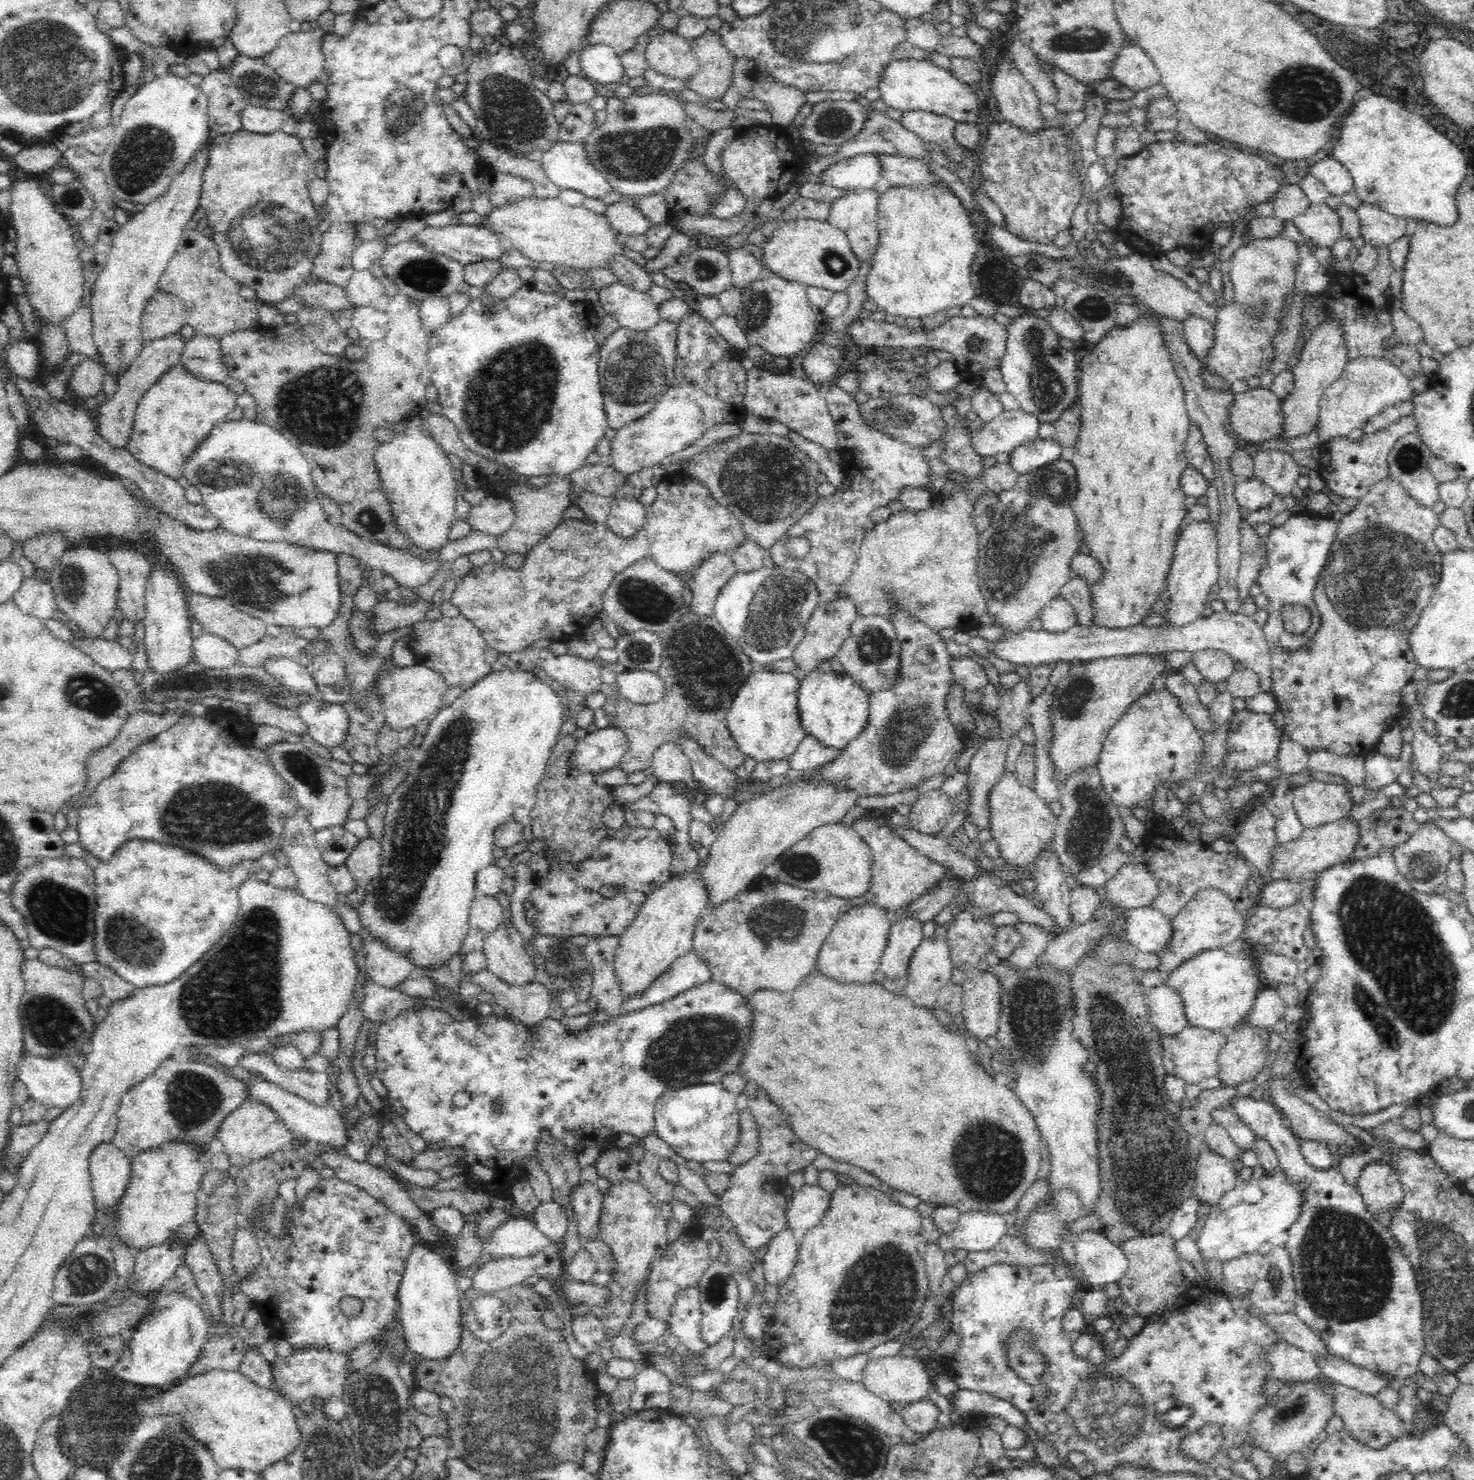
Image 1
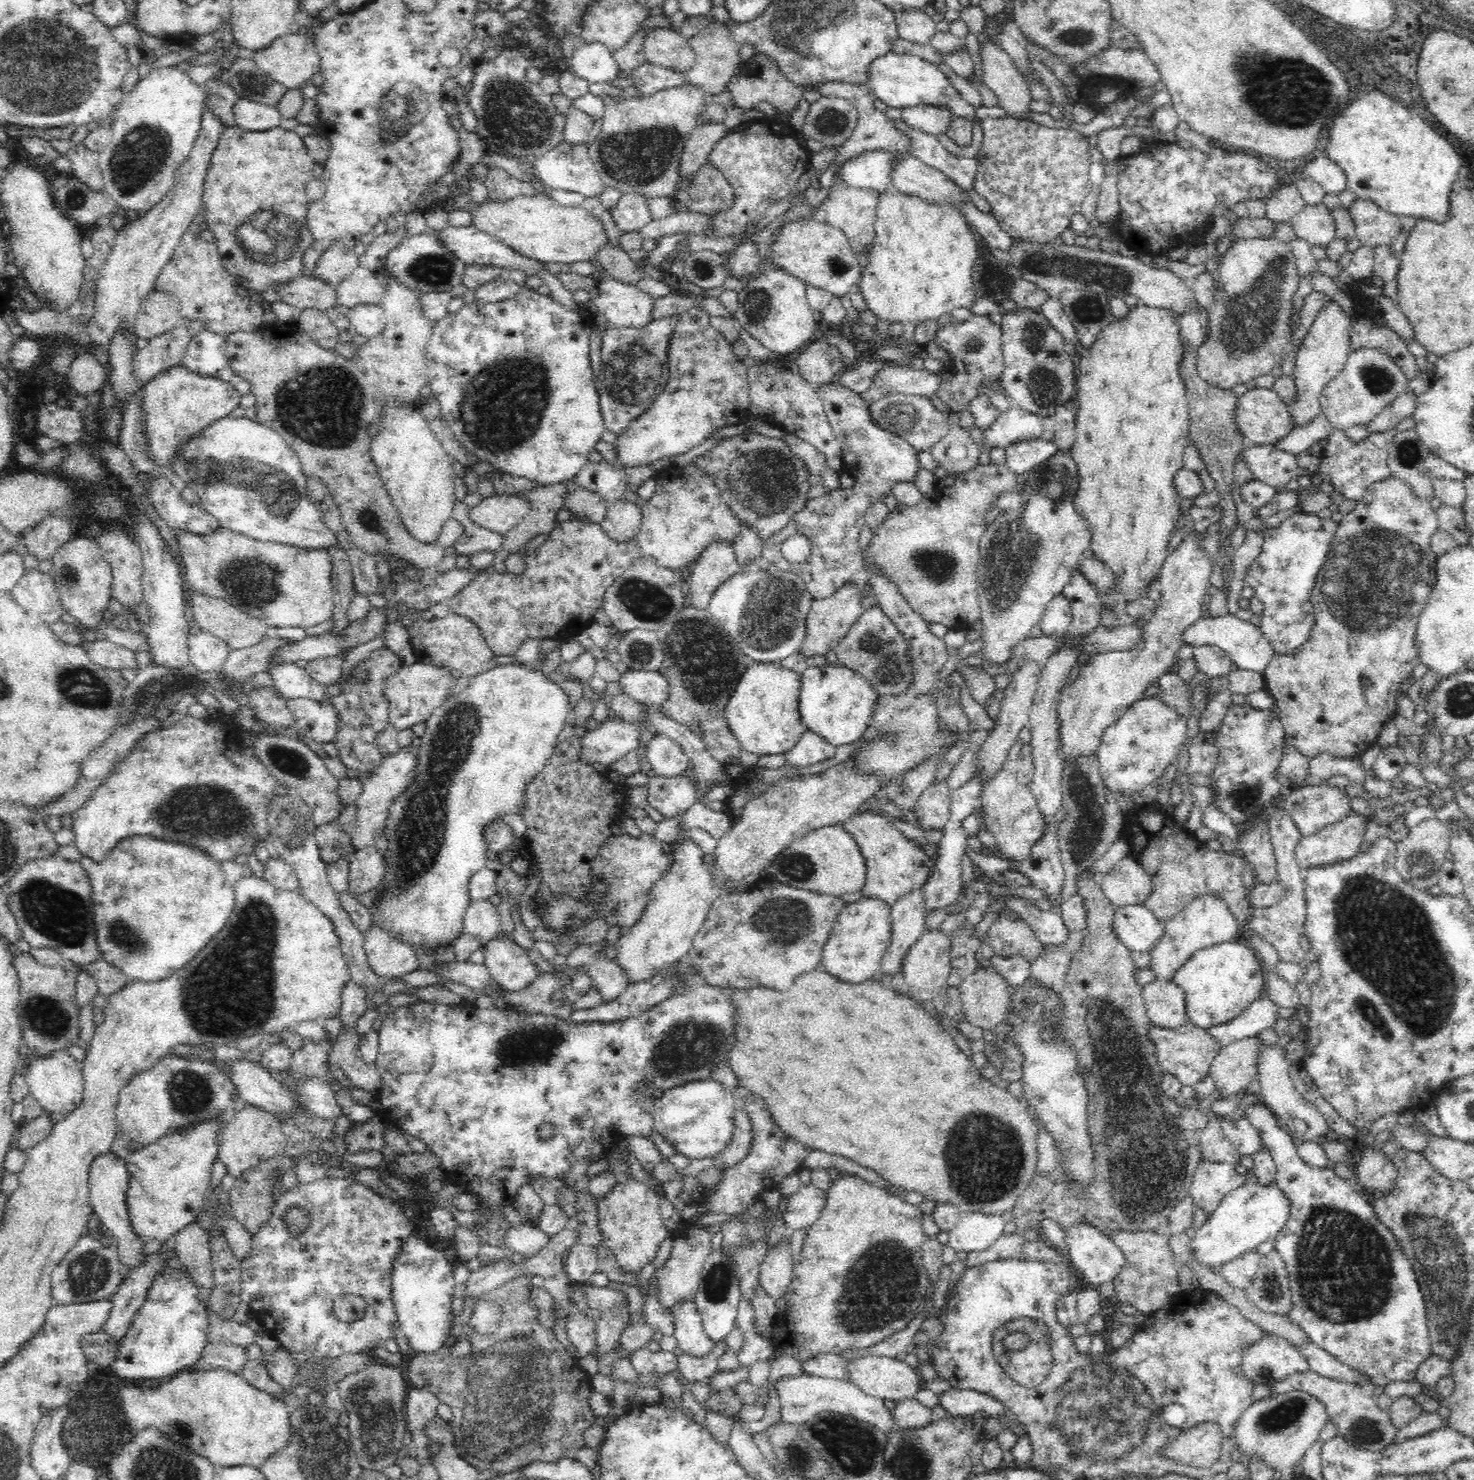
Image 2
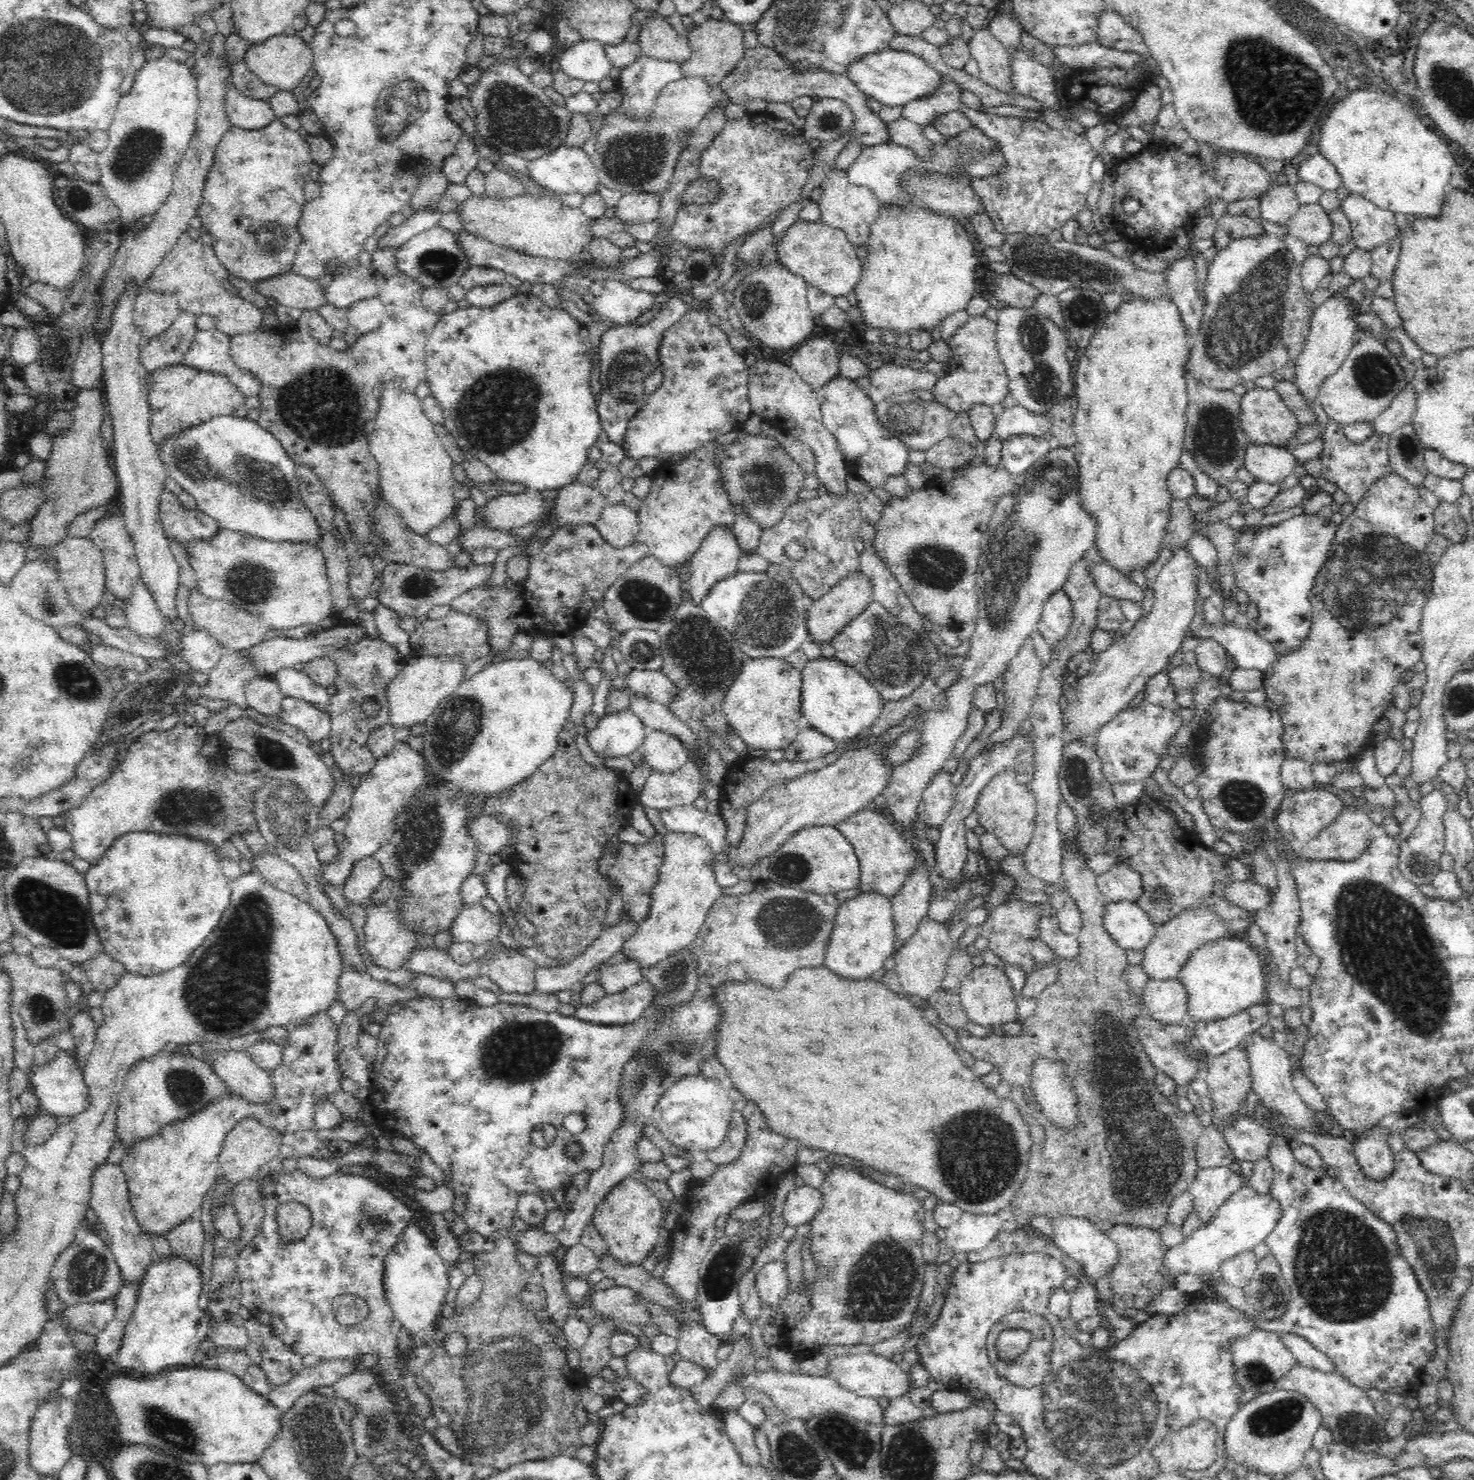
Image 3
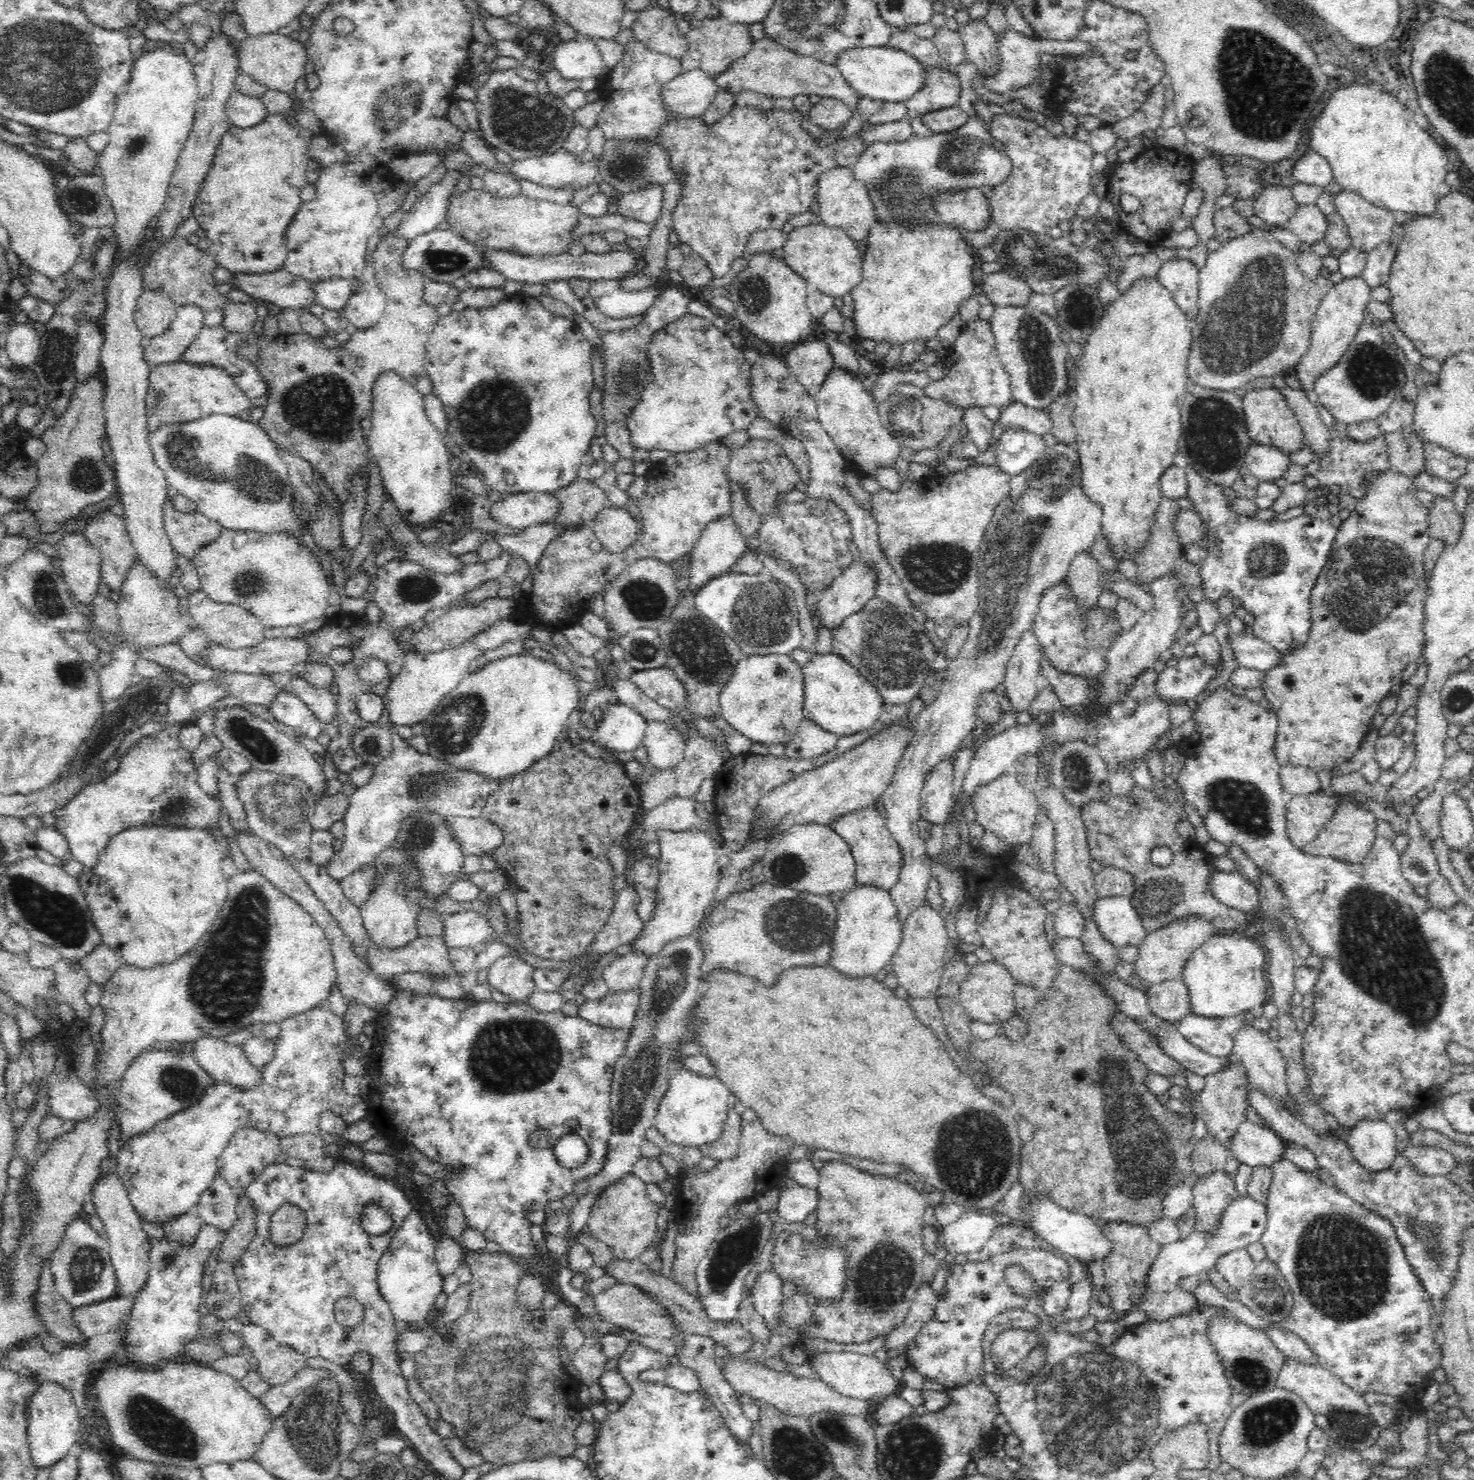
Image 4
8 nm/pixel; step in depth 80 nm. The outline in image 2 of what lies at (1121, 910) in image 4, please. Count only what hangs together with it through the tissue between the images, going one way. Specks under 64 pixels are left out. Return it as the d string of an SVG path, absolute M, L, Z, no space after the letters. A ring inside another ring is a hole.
M1144 905L1118 907L1113 926L1132 952L1151 952L1165 938L1165 921Z

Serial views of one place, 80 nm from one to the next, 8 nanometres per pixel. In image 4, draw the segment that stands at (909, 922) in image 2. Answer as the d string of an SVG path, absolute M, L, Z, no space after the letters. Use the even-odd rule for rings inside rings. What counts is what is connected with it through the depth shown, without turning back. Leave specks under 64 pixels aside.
M1058 443L1053 448L1047 448L1044 454L1041 455L1041 458L1036 461L1031 468L1028 468L1027 471L1022 472L1021 474L1013 476L1011 479L1010 495L1006 499L1002 499L1002 502L1000 502L1000 504L998 504L995 508L988 528L986 529L986 534L984 535L984 542L982 542L982 556L980 556L979 605L978 610L976 610L976 614L970 618L970 623L968 624L969 632L965 640L965 644L960 649L957 658L948 664L945 671L941 672L942 679L938 687L936 687L937 692L935 701L926 706L926 708L924 708L919 715L916 716L914 734L911 736L906 748L904 748L902 756L896 765L890 786L883 792L883 795L880 798L885 808L886 823L888 823L890 831L894 833L894 837L898 839L898 843L902 845L902 853L904 853L904 866L902 866L902 870L900 870L900 880L898 880L897 884L894 884L893 890L890 890L889 892L891 898L896 904L898 920L900 920L900 927L902 927L902 930L904 930L907 920L911 918L911 915L914 915L917 911L920 911L927 904L929 882L933 877L931 873L931 864L929 861L930 855L926 853L926 847L924 847L925 842L918 837L920 832L918 820L921 819L920 794L922 792L922 788L924 788L924 784L926 784L926 780L928 780L930 772L933 772L934 767L944 762L946 758L949 758L952 752L957 751L963 739L979 723L977 718L978 695L985 690L994 690L994 688L996 688L996 686L1002 683L1005 679L1008 662L1010 658L1012 658L1014 650L1016 650L1018 643L1021 642L1022 636L1025 636L1033 630L1032 626L1034 626L1034 620L1036 620L1036 616L1038 616L1038 606L1040 606L1042 596L1044 596L1050 588L1054 588L1054 586L1058 586L1058 584L1065 582L1065 578L1068 575L1073 561L1081 553L1090 551L1090 546L1094 544L1094 540L1096 540L1096 537L1099 536L1098 533L1101 531L1101 518L1103 517L1101 509L1098 505L1094 505L1092 501L1088 501L1088 499L1086 499L1086 495L1084 495L1084 492L1082 491L1081 474L1082 468L1080 467L1080 460L1078 459L1078 448L1076 447L1076 444L1073 443L1070 445L1064 445Z

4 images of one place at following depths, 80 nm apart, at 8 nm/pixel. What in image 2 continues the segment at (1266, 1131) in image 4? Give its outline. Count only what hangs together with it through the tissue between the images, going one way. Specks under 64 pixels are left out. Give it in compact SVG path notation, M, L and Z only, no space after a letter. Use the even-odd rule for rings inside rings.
M1219 1115L1217 1117L1221 1121L1226 1137L1235 1147L1238 1147L1241 1155L1253 1155L1263 1146L1258 1130L1250 1124L1248 1119L1241 1117L1232 1123L1228 1119L1222 1119Z

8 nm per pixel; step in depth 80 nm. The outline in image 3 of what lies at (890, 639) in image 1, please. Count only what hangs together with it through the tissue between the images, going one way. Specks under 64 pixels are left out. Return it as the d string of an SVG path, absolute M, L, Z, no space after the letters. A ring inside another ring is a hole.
M874 600L866 610L831 642L835 657L860 673L881 694L884 703L910 697L925 676L919 670L923 654L917 636L900 624L879 602Z

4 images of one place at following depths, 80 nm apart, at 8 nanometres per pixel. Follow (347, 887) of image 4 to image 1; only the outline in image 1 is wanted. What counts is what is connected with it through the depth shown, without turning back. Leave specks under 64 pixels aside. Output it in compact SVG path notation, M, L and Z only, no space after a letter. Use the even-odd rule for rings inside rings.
M372 834L368 838L360 839L352 849L345 865L358 886L365 888L365 884L378 874L382 851L380 840Z

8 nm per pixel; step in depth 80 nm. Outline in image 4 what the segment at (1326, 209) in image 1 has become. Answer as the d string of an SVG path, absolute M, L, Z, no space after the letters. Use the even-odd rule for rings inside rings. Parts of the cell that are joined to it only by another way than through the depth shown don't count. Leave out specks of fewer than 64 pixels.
M1314 203L1299 205L1296 214L1290 218L1286 228L1300 238L1301 242L1313 245L1317 242L1324 241L1329 225L1327 216Z

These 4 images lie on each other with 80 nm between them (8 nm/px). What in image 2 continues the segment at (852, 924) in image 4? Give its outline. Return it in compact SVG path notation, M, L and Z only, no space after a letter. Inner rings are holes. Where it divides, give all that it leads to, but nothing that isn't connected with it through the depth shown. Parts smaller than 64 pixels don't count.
M862 898L854 904L847 904L836 919L830 938L822 950L822 970L844 983L861 984L871 980L880 969L890 944L890 916L890 907L886 907L880 900Z

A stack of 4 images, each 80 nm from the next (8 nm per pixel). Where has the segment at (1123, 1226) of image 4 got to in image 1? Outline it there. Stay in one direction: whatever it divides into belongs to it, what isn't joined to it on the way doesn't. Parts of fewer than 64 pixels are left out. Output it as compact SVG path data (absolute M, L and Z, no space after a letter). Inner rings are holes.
M1167 1232L1126 1240L1119 1247L1129 1260L1129 1266L1124 1278L1117 1284L1122 1300L1135 1310L1136 1315L1146 1318L1160 1307L1177 1304L1178 1298L1190 1288L1189 1280L1182 1273L1176 1240Z

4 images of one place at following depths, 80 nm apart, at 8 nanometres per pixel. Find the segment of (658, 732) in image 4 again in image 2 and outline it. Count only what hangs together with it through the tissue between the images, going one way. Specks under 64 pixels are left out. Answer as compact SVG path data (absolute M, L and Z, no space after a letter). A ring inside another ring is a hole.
M660 733L650 742L646 754L656 778L676 778L688 770L689 758L682 747Z

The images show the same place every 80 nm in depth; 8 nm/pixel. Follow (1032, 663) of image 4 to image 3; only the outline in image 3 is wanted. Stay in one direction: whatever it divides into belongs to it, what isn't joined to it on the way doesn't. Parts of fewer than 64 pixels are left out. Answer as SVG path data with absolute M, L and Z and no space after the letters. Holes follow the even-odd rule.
M1028 637L1025 643L1020 647L1018 656L1010 662L1007 670L1004 672L1004 686L1002 691L1005 693L1006 697L1006 708L1000 711L1002 716L1000 727L994 730L994 732L988 736L988 740L984 742L983 750L985 750L985 752L992 752L996 746L1008 744L1008 742L1014 738L1014 734L1019 732L1020 728L1022 728L1022 722L1029 719L1032 706L1036 700L1042 669L1043 664L1039 656L1033 650L1032 639Z

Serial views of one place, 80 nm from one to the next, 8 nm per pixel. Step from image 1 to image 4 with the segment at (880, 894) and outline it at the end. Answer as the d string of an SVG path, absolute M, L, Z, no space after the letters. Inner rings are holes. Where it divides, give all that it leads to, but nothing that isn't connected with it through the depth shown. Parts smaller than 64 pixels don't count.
M867 807L834 820L830 827L842 836L852 849L856 861L857 884L872 884L886 892L893 890L894 884L900 880L904 853L902 853L902 845L890 831L886 817L882 817L875 808Z

